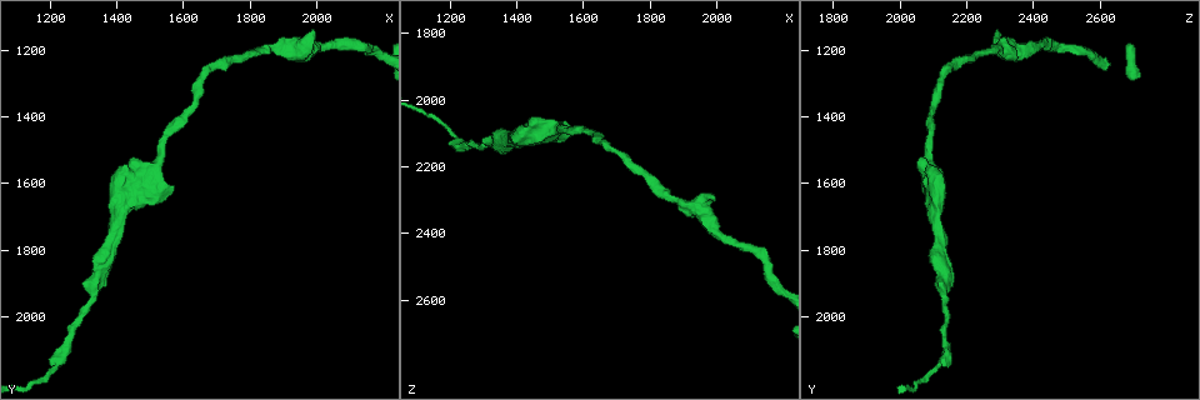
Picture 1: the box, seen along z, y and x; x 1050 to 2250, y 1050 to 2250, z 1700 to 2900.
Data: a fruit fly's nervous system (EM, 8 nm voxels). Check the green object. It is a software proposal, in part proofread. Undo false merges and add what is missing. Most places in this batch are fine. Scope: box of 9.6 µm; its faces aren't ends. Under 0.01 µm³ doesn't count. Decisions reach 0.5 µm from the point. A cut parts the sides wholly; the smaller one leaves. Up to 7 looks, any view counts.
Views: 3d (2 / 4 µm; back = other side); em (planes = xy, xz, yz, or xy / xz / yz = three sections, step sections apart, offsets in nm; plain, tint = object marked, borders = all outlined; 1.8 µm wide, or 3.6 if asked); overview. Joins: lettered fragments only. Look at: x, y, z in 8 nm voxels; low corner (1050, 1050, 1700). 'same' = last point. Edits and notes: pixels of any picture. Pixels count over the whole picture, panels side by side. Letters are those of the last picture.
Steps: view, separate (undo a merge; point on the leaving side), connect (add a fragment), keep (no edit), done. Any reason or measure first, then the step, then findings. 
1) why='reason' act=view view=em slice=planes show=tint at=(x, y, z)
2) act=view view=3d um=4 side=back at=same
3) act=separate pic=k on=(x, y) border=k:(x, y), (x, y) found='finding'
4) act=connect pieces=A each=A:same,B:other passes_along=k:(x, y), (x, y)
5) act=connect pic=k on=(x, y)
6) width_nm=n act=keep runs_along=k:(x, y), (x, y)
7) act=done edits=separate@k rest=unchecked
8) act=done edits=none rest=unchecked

why='calibre changes' act=view view=em slice=xz step=4 show=borders at=(1340, 1910, 2120)

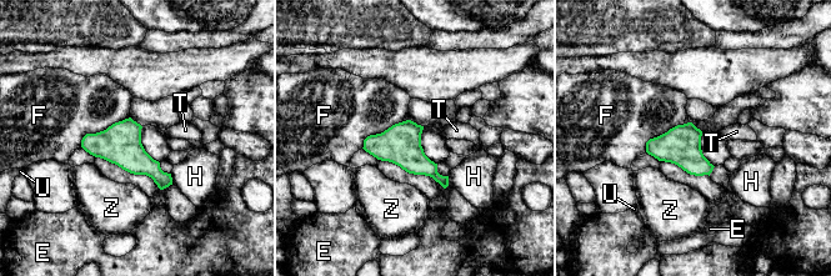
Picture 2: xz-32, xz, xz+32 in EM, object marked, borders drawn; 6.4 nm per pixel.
act=keep each=E:other,F:other,H:other,T:other,U:other,Z:other border=2:(129, 116), (88, 133), (80, 146) found='one neuron here'

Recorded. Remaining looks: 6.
why='thick end' act=view view=em slice=planes show=plain at=(1380, 1580, 2120)

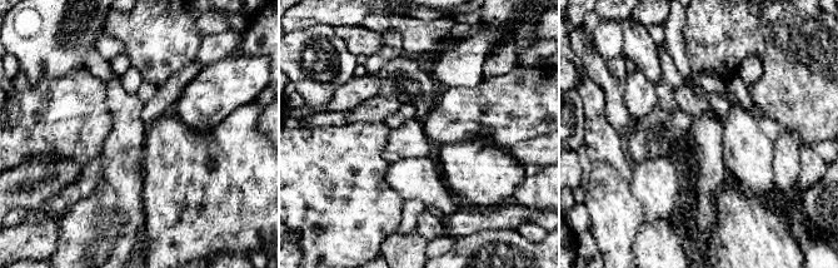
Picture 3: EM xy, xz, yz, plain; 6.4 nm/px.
why='what lies round it' act=view view=em slice=planes show=borders at=same

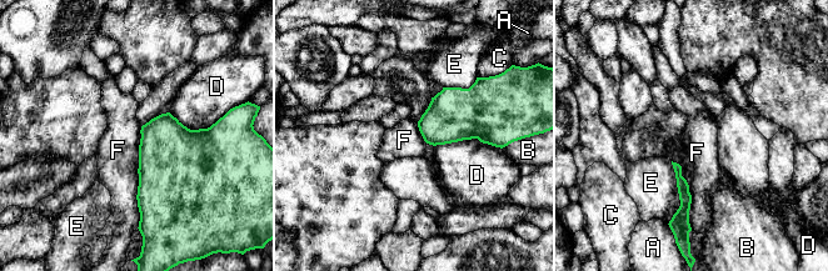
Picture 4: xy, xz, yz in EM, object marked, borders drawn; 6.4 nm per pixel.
act=keep each=A:other,B:other,C:other,D:other,E:other,F:other runs_along=4:(677, 167), (686, 197), (686, 207) found='none of them fits'

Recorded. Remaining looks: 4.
why='free end' act=view view=em slice=yz step=16 show=borders at=(2000, 1150, 2300)

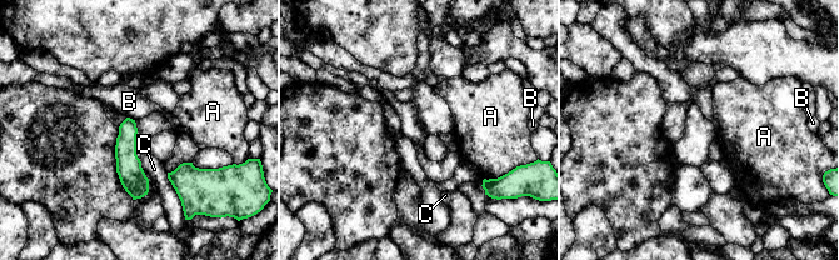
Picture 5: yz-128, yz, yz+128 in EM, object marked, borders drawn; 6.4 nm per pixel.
width_nm=130 longest_contact=C:220nm act=keep each=A:other,B:other,C:other found='no lettered fragment goes on from it'

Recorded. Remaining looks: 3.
act=done edits=none rest=unchecked

